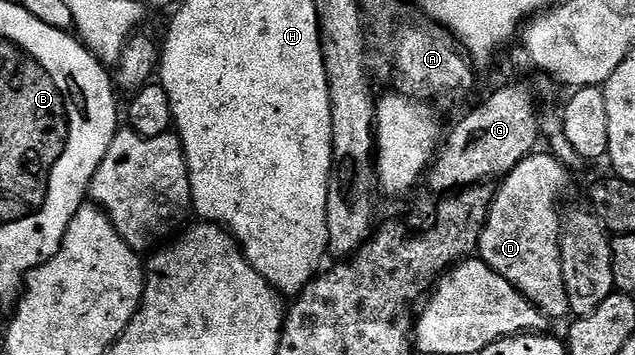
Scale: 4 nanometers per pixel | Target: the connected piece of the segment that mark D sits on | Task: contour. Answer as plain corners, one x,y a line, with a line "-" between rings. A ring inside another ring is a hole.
534,152
528,158
523,159
510,174
506,174
504,178
500,179
499,185
496,187
493,195
491,212
489,213
487,224
483,228
483,236
481,237
481,245
479,247
481,261
487,263
496,274
503,276
503,280
510,282
530,304
537,307
545,315
546,319
549,320
553,320
553,318
568,319
570,317
567,288
563,284
563,264
561,263
561,228
563,225
563,214
562,211
557,211
557,201
560,200
561,193
568,188
569,178
571,178
570,171
566,170
565,165
558,158
553,157
548,152

